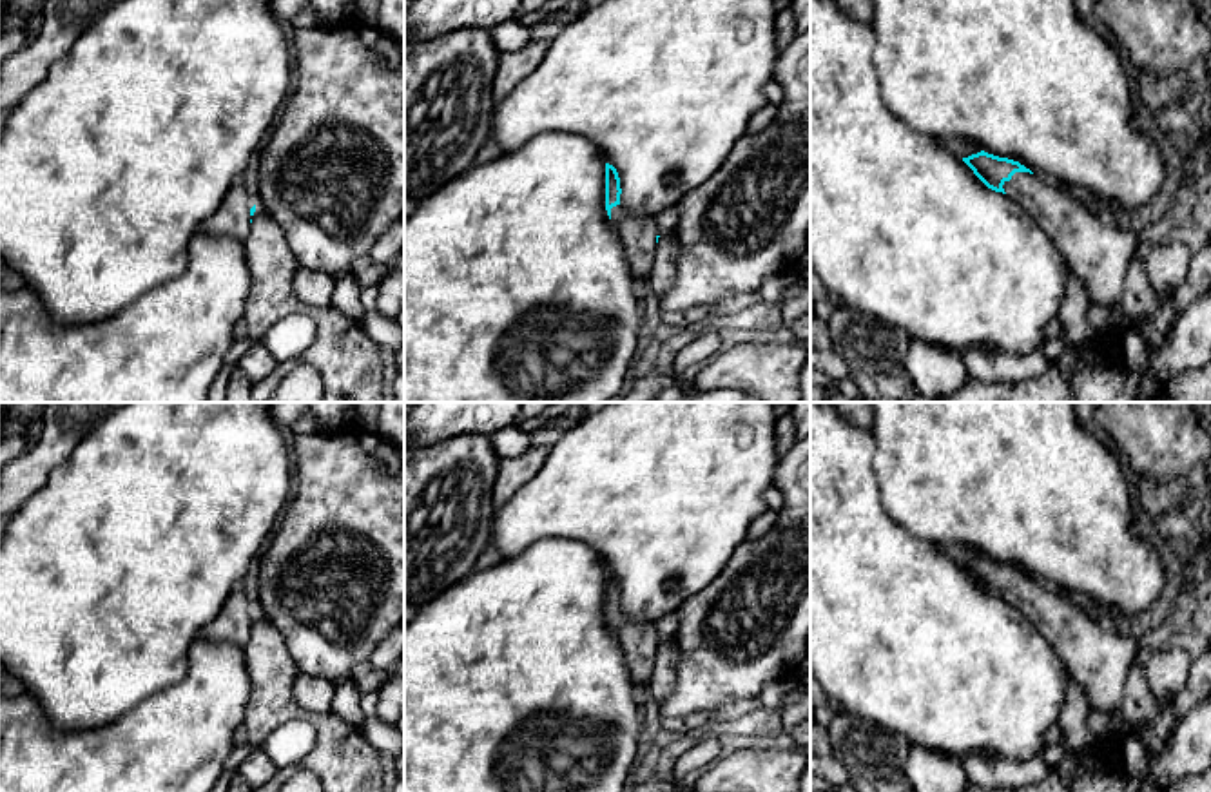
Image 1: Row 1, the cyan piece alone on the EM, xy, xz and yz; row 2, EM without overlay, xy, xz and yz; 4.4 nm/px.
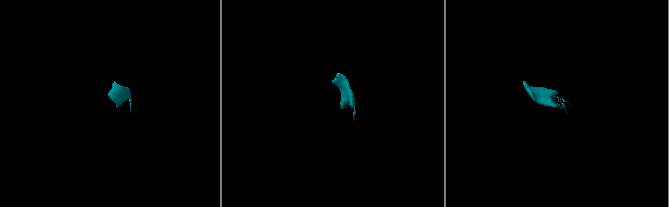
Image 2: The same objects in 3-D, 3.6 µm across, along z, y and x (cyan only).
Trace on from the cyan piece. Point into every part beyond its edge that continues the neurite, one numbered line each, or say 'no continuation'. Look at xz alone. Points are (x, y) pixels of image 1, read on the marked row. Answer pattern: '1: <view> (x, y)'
1: xz (637, 232)

